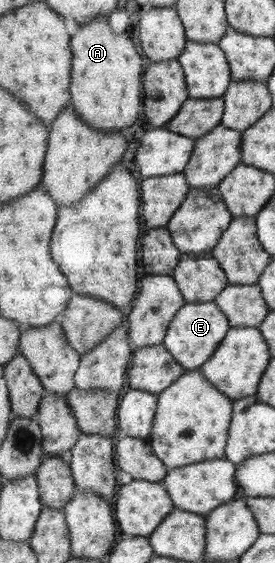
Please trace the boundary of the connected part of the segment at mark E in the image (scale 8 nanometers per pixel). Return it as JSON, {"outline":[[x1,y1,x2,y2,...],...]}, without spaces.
{"outline":[[215,302,186,303,178,311,163,344,174,355,174,359,187,370,199,369,213,359,213,354,221,346,232,325,229,316]]}

